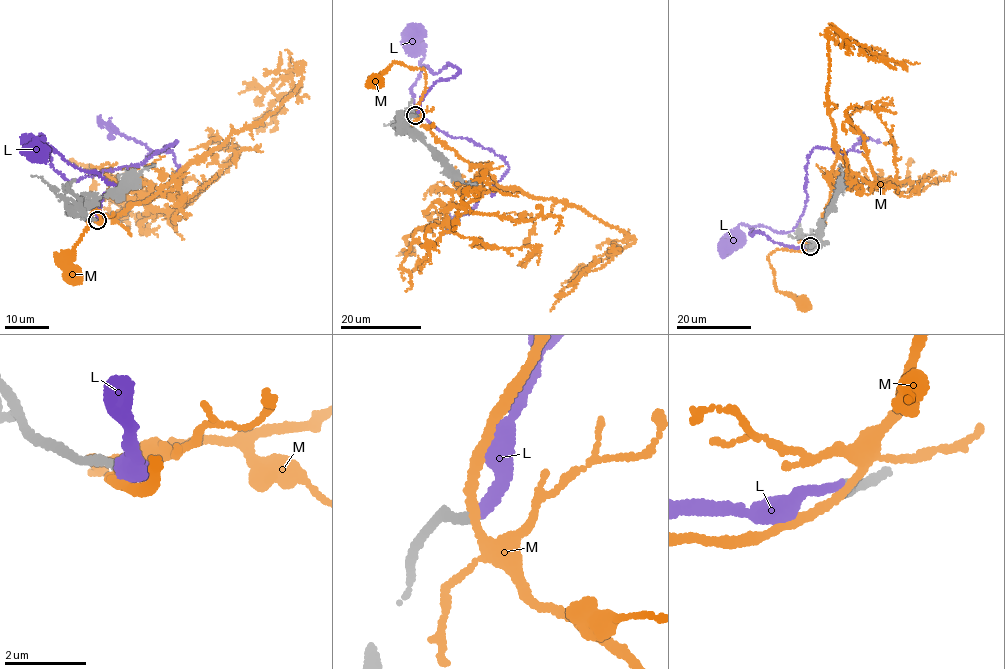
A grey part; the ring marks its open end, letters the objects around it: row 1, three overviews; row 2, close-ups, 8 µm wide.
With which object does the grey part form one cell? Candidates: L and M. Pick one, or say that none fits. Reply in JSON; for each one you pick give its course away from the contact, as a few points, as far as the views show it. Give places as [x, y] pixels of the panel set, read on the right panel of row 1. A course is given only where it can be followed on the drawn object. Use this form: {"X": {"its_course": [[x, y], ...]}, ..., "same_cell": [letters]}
{"L": {"its_course": [[810, 246], [793, 248], [757, 231], [752, 235], [759, 231], [743, 224], [727, 246]]}, "same_cell": ["L"]}

